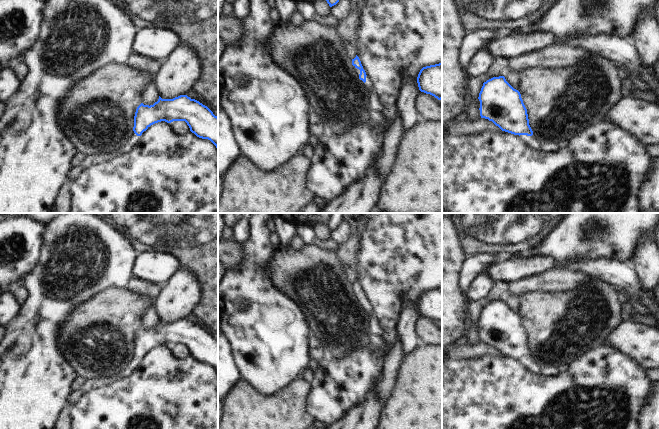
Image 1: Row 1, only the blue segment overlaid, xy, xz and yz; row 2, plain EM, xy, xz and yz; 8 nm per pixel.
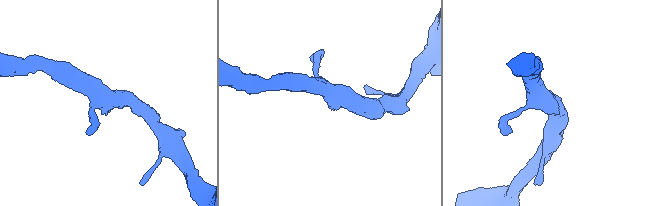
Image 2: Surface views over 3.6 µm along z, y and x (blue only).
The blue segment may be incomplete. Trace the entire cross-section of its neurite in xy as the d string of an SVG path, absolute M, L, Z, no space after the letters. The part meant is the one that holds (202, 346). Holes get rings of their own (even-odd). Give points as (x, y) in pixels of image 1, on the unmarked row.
M187 319L173 323L162 323L159 320L158 325L150 330L141 327L135 336L134 351L128 362L128 369L134 371L144 355L161 345L185 345L192 357L210 364L218 373L218 341L207 330Z

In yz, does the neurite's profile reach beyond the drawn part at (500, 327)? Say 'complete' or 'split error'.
split error

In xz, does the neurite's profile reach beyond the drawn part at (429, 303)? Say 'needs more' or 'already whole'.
already whole

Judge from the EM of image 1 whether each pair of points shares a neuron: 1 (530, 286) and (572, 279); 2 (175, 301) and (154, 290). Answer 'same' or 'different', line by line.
1: same
2: different

